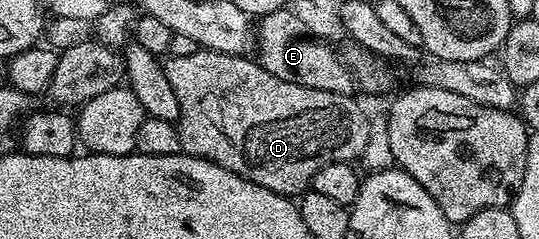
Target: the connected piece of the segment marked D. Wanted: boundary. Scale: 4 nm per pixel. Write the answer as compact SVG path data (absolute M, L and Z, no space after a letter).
M200 49L196 53L188 53L188 57L170 57L165 60L164 66L166 68L166 76L168 77L168 82L172 84L172 90L176 93L176 101L180 101L180 113L182 116L177 121L178 136L180 137L180 145L182 146L182 151L188 155L195 155L201 159L207 159L213 163L219 163L224 169L228 169L232 173L236 173L240 177L244 177L248 181L252 181L256 185L264 185L264 189L272 189L277 195L284 195L287 197L298 197L307 190L310 178L314 176L319 169L324 165L329 163L354 163L355 161L361 160L362 154L364 153L364 147L368 145L368 133L370 132L370 119L368 115L362 112L362 107L357 103L357 98L351 97L349 95L341 95L340 93L324 93L324 89L308 89L304 85L296 85L292 81L280 81L280 77L276 77L272 73L268 73L268 69L264 69L262 64L255 61L253 58L247 57L246 55L229 55L228 53L220 53L219 51L207 51L205 49Z

